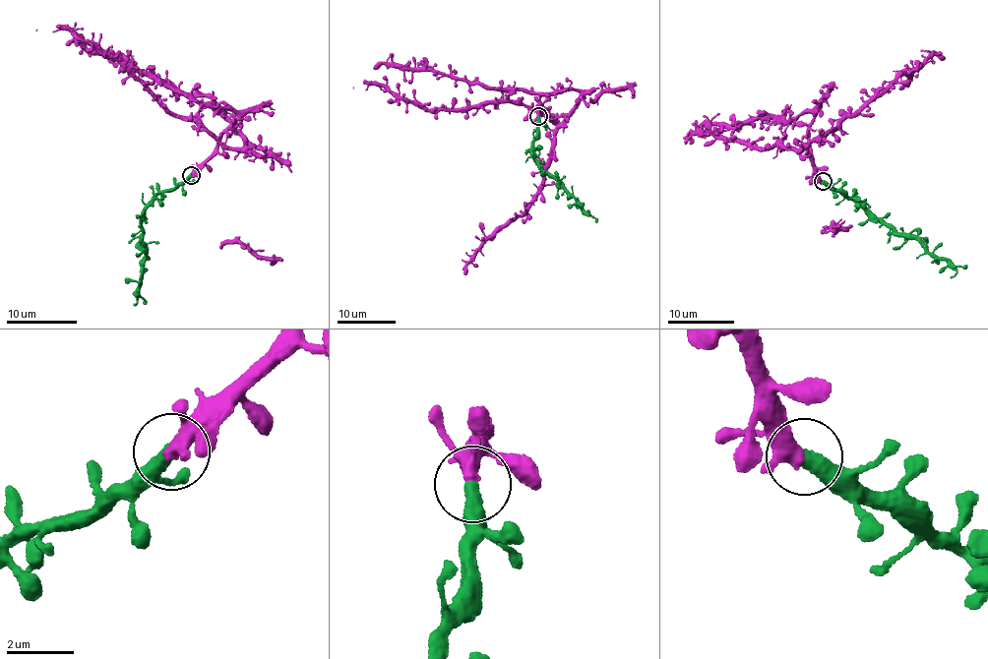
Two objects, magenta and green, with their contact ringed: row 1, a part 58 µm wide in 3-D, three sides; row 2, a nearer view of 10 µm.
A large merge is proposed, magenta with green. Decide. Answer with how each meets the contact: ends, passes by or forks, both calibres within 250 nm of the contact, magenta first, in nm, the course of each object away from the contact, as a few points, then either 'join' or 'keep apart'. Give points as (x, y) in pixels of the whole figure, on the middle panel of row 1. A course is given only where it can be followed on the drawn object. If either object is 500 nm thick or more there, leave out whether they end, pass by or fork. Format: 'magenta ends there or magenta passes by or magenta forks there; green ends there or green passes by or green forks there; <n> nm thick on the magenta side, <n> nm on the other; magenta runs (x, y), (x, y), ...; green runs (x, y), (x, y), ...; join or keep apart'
magenta passes by; green ends there; 380 nm thick on the magenta side, 440 nm on the other; magenta runs (538, 115), (545, 95), (572, 89), (580, 93), (577, 107), (559, 128), (536, 198), (483, 243), (464, 273); green runs (538, 116), (534, 143), (538, 168), (567, 190), (578, 207), (589, 214), (586, 209); join

